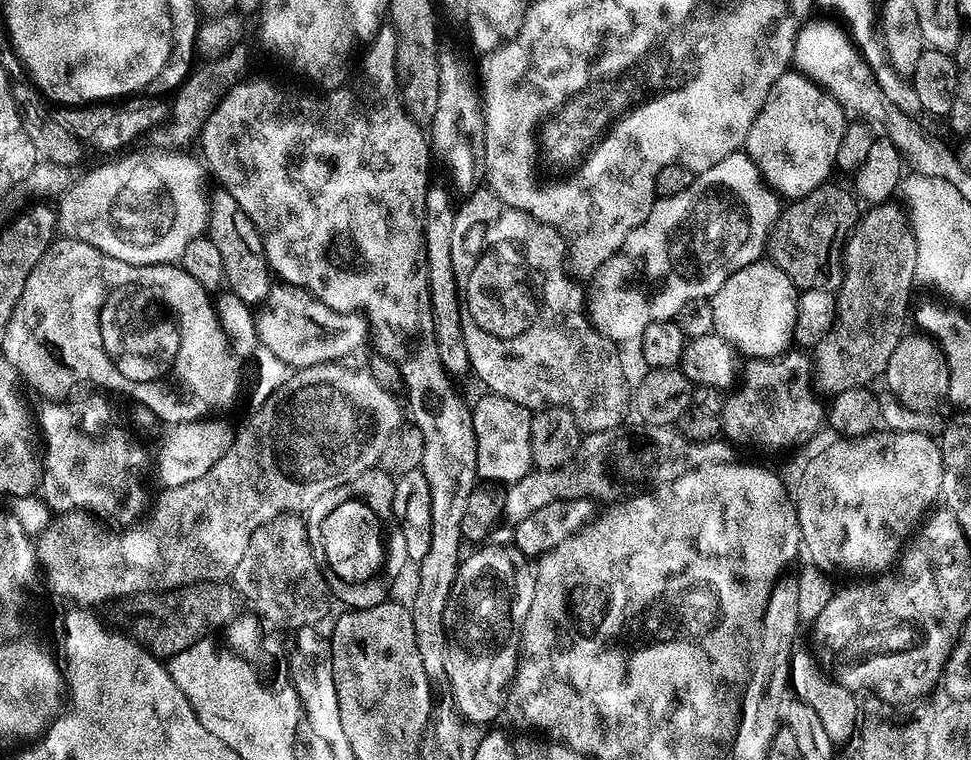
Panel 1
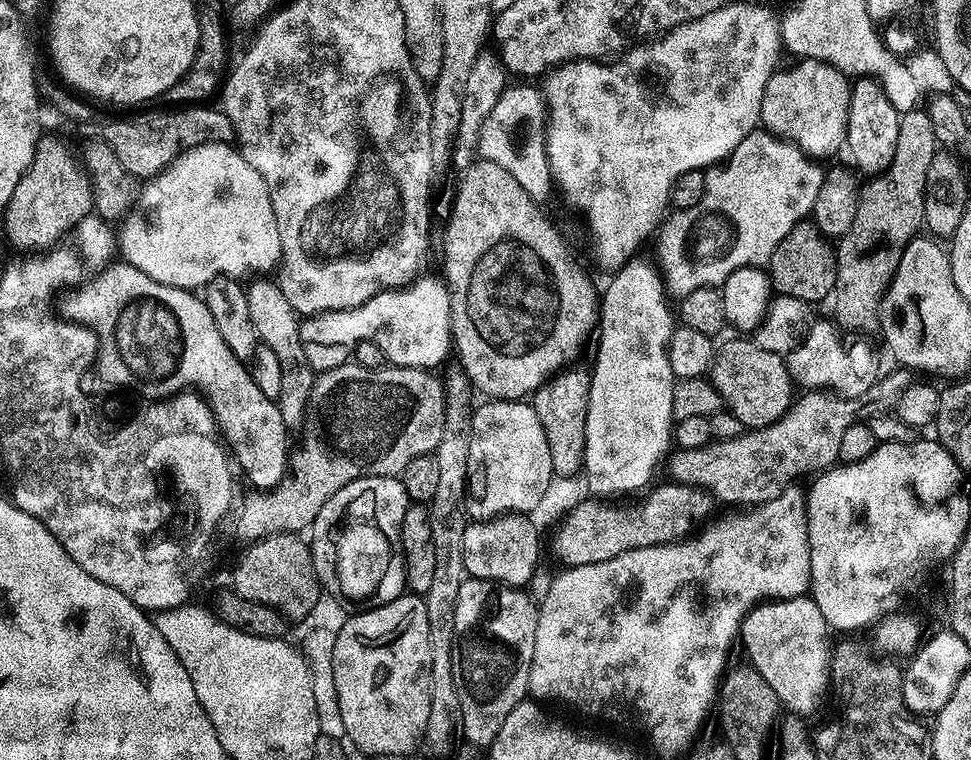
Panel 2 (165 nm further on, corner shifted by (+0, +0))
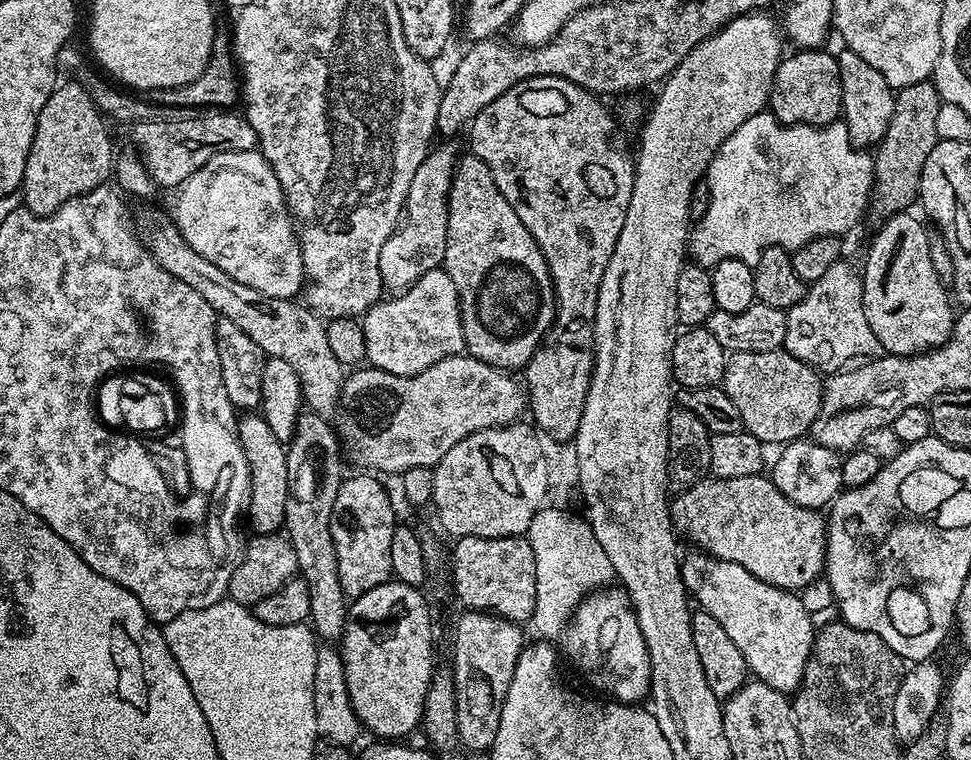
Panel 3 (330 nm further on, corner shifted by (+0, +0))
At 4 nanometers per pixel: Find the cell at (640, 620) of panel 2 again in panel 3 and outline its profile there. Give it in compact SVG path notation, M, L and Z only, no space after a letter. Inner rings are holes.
M623 586L603 587L585 597L565 625L558 648L563 659L565 656L588 679L590 687L609 692L619 703L636 704L649 695L652 687L650 654L632 609L632 600Z

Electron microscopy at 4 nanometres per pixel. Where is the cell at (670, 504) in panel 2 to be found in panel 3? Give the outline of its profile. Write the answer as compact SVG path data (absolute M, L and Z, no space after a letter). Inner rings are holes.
M767 475L747 476L718 480L704 478L687 490L681 491L680 497L670 504L672 522L677 533L689 536L699 551L710 556L717 556L726 562L738 562L742 570L750 570L754 578L766 582L774 588L784 588L787 592L799 593L800 588L821 579L824 572L824 555L828 526L825 517L817 509L807 508L792 501L785 489L767 480Z

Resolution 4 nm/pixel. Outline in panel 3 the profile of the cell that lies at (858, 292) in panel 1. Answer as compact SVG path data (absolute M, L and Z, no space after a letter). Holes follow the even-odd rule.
M931 79L914 82L914 86L906 86L896 92L896 109L890 118L890 126L874 152L874 179L870 200L874 208L881 212L881 217L894 216L899 212L911 209L913 207L912 203L917 203L920 191L920 175L926 166L926 158L930 158L930 150L934 150L936 141L940 139L938 134L938 112L941 103L938 90Z

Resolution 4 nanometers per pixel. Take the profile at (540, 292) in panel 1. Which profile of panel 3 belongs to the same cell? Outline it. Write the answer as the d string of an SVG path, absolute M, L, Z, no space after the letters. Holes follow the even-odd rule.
M471 154L465 156L465 160L463 157L459 161L448 199L446 250L442 267L450 274L460 295L460 317L467 355L495 368L520 370L531 362L556 319L556 288L538 242L534 242L530 230L522 226L522 218L514 214L514 206L510 206L510 202L502 196L502 190L498 190L486 162ZM486 268L490 268L490 284L480 284Z

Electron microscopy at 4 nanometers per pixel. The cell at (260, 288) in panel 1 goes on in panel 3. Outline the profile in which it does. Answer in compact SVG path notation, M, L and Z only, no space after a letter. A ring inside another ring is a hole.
M311 410L301 411L300 417L296 419L296 432L292 439L287 441L288 457L288 494L286 498L286 514L284 515L283 531L288 541L294 546L294 554L298 558L298 572L308 583L310 590L310 627L317 637L324 642L339 641L344 634L344 627L348 621L348 609L350 607L349 597L344 594L344 587L338 578L338 564L336 562L336 551L334 550L334 538L330 534L330 518L334 510L334 498L338 498L338 490L345 479L345 461L338 460L338 454L342 452L342 444L338 439L327 419L319 416Z

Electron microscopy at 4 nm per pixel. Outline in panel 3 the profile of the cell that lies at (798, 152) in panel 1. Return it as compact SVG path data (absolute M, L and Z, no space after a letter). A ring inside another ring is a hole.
M796 50L780 61L772 83L770 111L783 124L834 124L841 119L840 61L825 50Z

